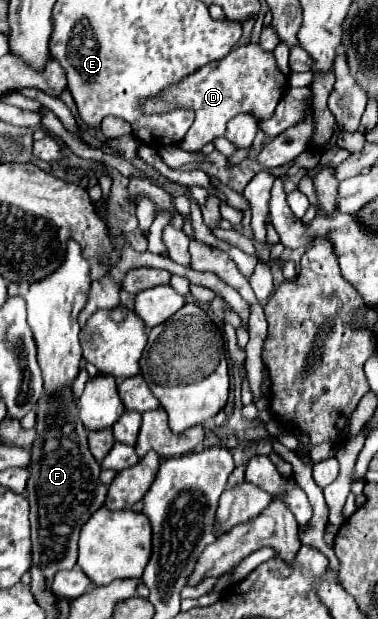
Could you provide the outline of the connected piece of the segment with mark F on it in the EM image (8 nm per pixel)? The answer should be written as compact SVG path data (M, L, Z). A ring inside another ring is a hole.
M71 387L59 393L43 393L37 403L37 437L31 445L29 481L25 487L31 505L33 565L41 569L47 587L57 571L77 563L77 541L87 519L105 503L107 485L99 479L99 463L89 451L87 429L79 417L79 405Z

